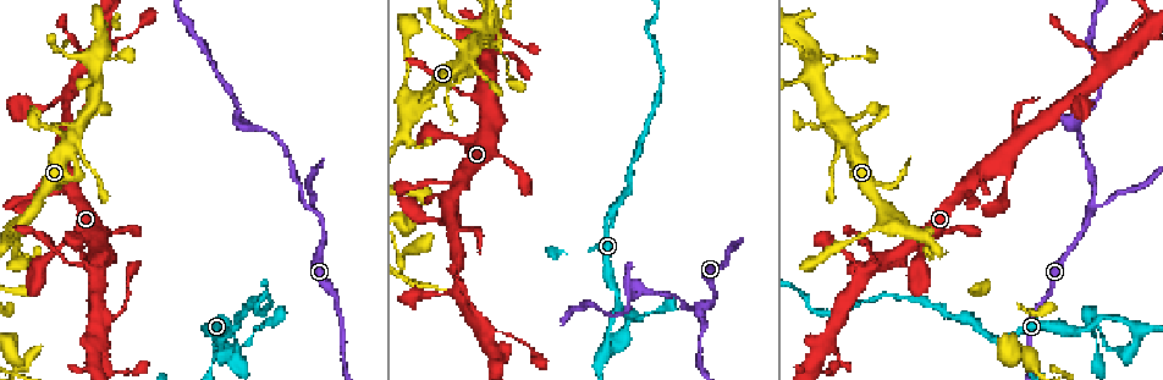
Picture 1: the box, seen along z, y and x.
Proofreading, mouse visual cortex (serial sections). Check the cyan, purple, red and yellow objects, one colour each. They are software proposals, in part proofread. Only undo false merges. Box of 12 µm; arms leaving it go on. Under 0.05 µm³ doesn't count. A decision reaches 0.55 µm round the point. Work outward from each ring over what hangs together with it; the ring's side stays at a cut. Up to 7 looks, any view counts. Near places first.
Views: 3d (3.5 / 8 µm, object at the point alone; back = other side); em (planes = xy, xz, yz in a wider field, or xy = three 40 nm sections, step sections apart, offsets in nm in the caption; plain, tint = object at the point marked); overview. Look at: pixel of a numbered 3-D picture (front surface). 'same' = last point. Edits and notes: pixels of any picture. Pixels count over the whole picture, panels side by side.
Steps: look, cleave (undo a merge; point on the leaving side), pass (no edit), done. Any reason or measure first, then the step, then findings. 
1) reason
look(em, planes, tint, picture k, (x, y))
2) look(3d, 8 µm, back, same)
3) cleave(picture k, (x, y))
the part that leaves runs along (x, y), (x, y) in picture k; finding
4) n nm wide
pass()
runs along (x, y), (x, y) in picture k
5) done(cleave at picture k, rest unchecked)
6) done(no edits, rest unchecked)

sudden change in width
look(3d, 3.5 µm, picture 1, (469, 95))

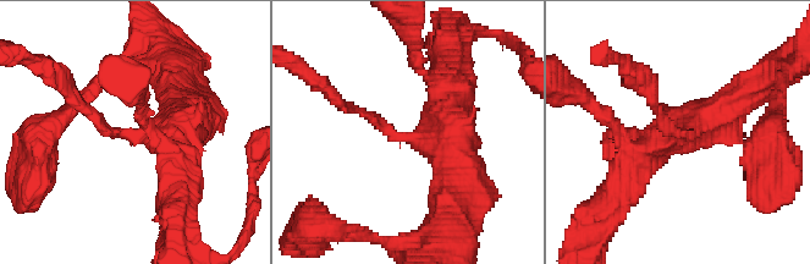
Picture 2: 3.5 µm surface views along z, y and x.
look(em, xy, step 3, tint, picture 2, (405, 137))

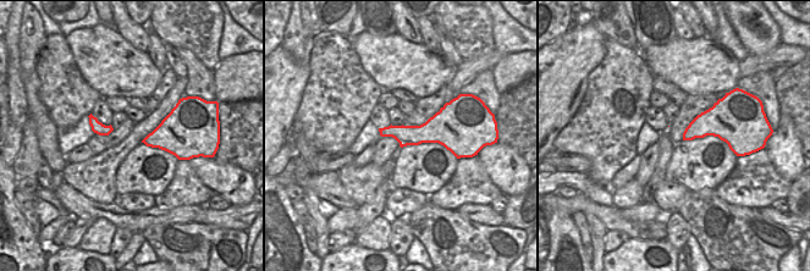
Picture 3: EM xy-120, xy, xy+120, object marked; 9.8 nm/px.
another direction
look(em, xy, step 1, tint, same)

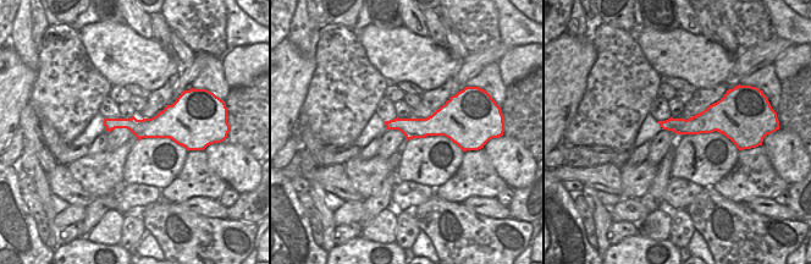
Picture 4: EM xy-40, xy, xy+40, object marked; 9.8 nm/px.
arms of 150, 400 nm
pass()
continuous, no second cell

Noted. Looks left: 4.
sharp bend
look(3d, 3.5 µm, picture 1, (843, 136))

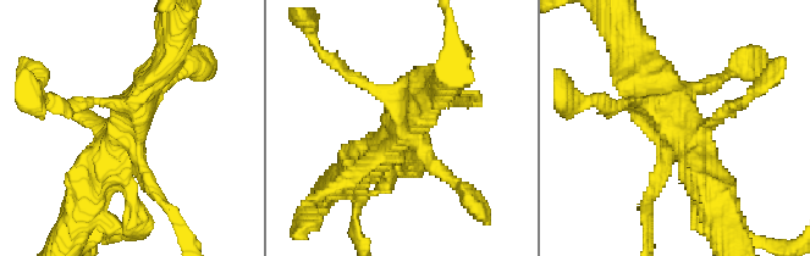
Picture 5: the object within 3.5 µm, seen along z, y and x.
look(em, xy, step 5, tint, picture 5, (397, 130))

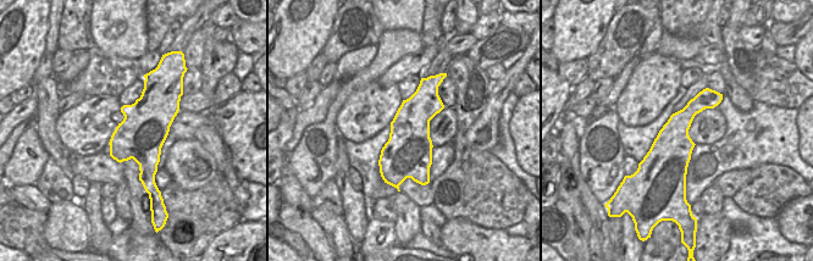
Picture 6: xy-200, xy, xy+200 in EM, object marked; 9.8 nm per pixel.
480 nm wide
pass()
runs along (714, 194), (635, 67) in picture 5; continuous, no second cell

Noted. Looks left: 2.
abrupt turn
look(3d, 3.5 µm, picture 1, (608, 214))

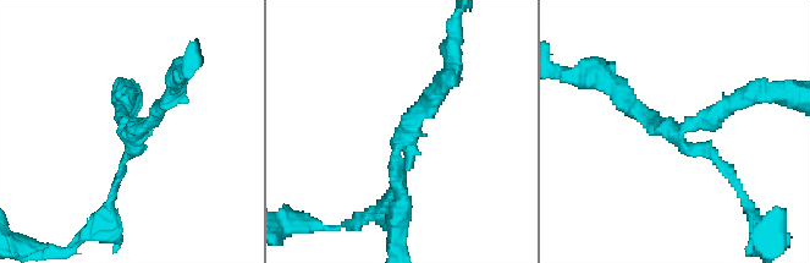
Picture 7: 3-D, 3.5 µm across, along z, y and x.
shape alone is not enough
look(em, xy, step 3, tint, picture 7, (129, 132))

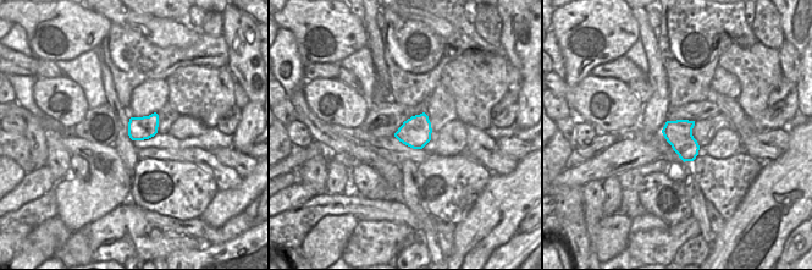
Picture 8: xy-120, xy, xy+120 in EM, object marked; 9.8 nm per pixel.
300 nm wide
pass()
runs along (400, 201), (396, 144), (445, 78) in picture 7; all the same cell

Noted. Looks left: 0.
done(no edits, rest unchecked)

